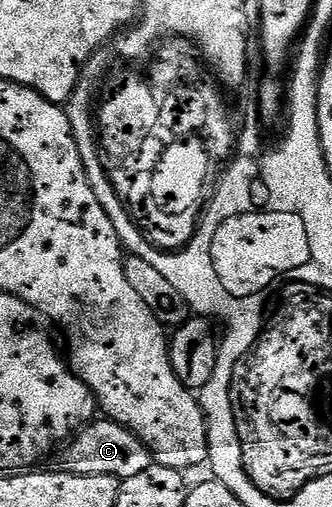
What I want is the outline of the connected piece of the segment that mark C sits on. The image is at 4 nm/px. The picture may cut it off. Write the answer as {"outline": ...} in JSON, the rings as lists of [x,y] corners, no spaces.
{"outline":[[[96,418],[86,428],[75,433],[62,452],[62,471],[78,476],[105,474],[115,476],[121,482],[133,478],[136,474],[142,474],[144,470],[149,470],[149,466],[153,463],[149,446],[145,446],[145,442],[137,438],[137,434],[133,434],[116,420],[106,418]]]}

